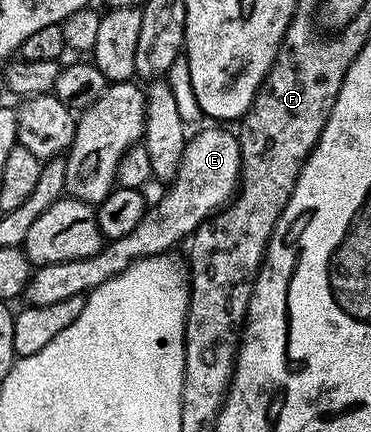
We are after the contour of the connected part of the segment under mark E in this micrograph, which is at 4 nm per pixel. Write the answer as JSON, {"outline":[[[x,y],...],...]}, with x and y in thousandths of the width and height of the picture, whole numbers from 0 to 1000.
{"outline":[[[539,294],[539,306],[507,322],[472,414],[447,428],[442,444],[450,447],[399,479],[380,514],[369,514],[369,523],[358,523],[337,551],[288,556],[248,595],[97,618],[59,692],[73,694],[70,701],[86,713],[108,713],[248,676],[272,662],[272,653],[294,653],[294,644],[326,634],[326,625],[380,597],[458,586],[461,572],[491,556],[496,563],[499,551],[542,523],[542,514],[566,509],[582,491],[609,481],[642,447],[644,405],[655,391],[644,317],[625,299],[623,306],[612,299],[620,294],[569,294],[580,296]]]}

